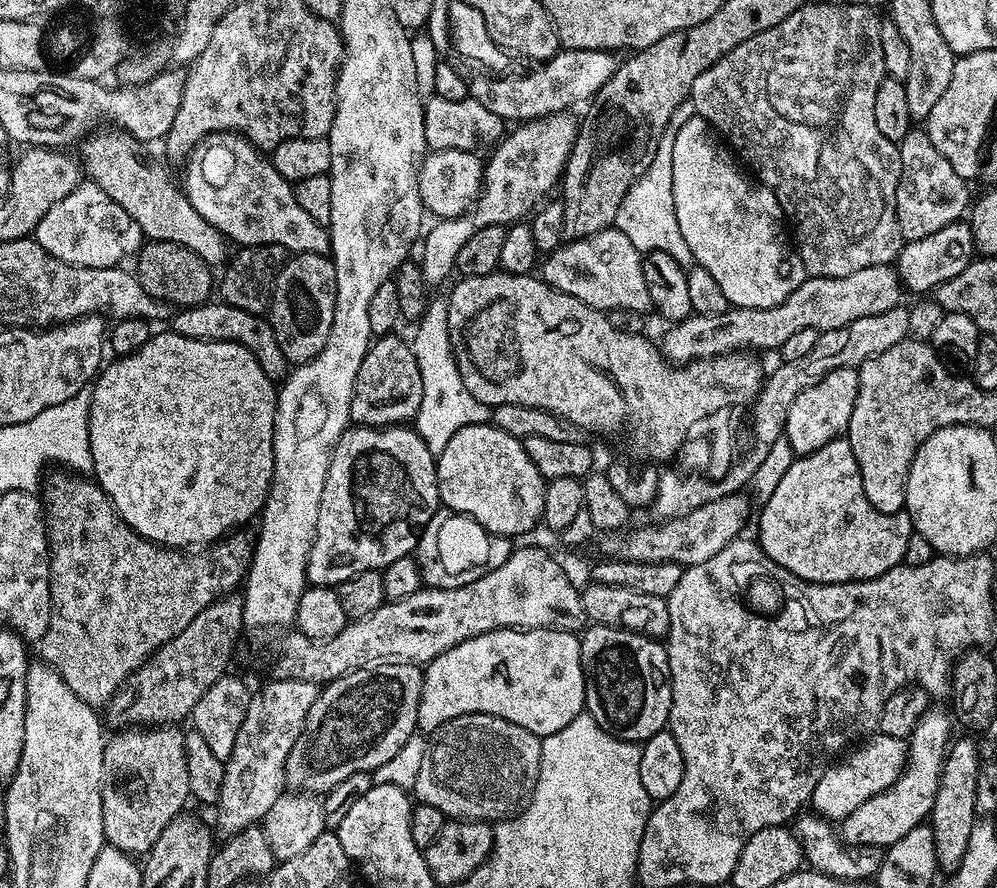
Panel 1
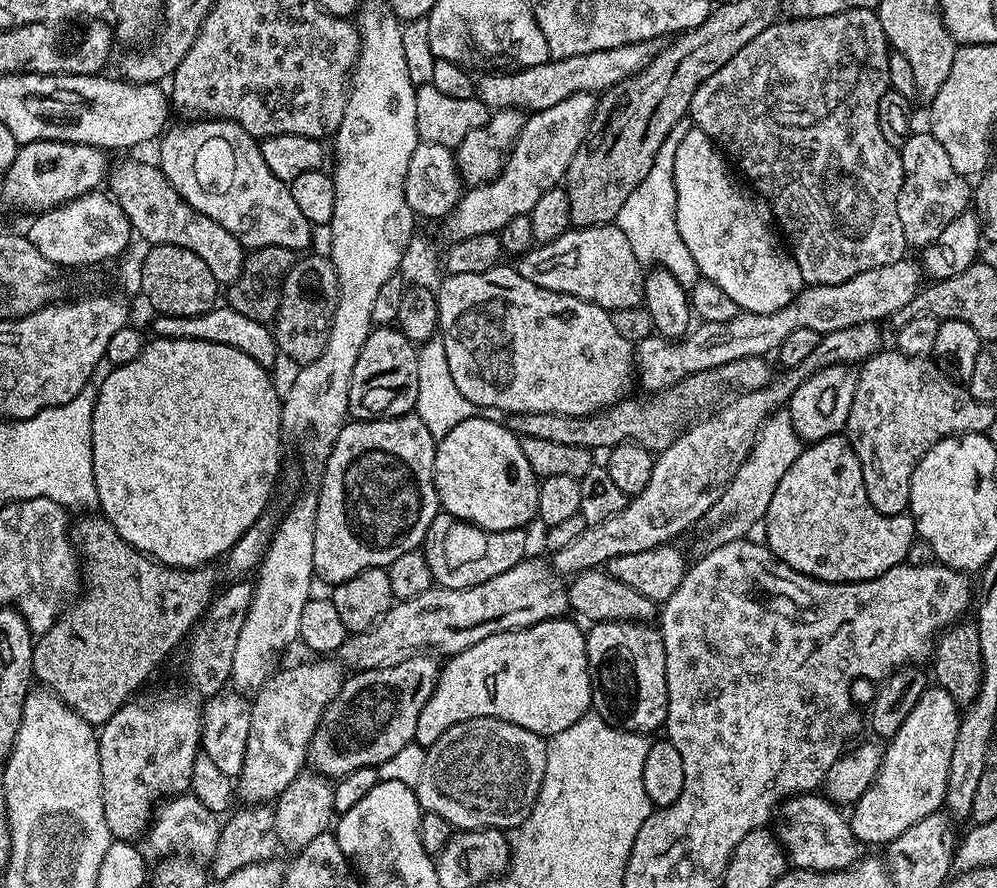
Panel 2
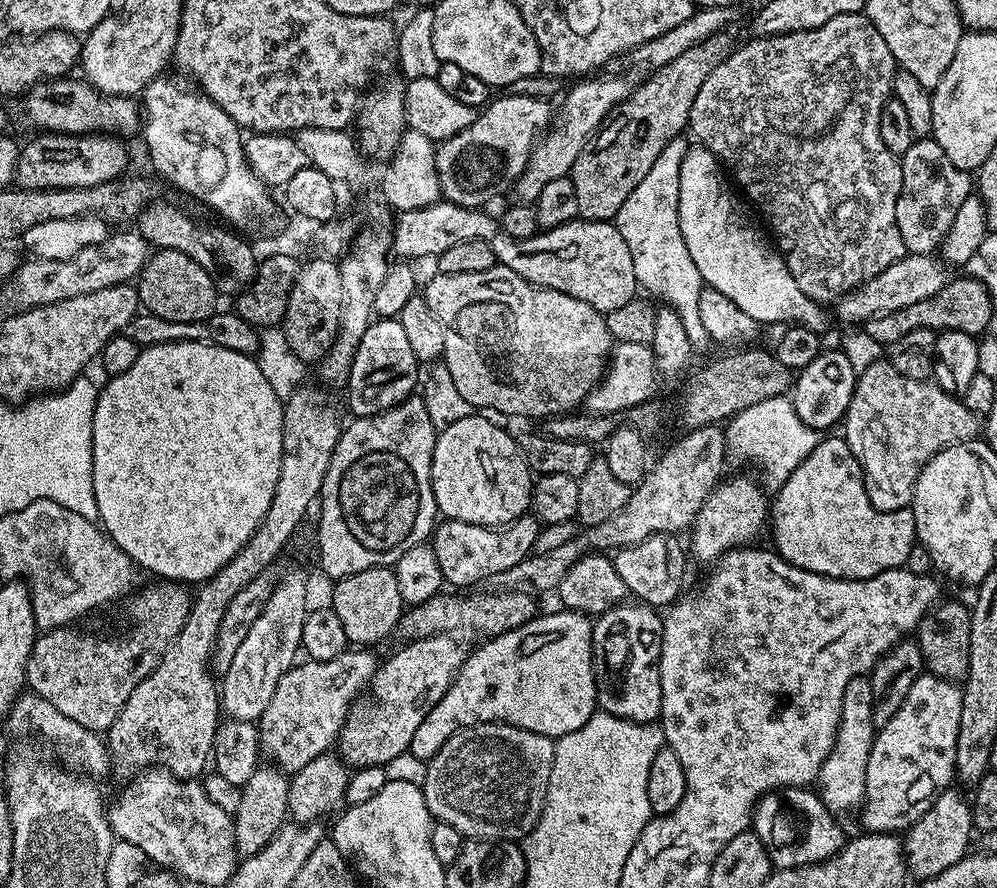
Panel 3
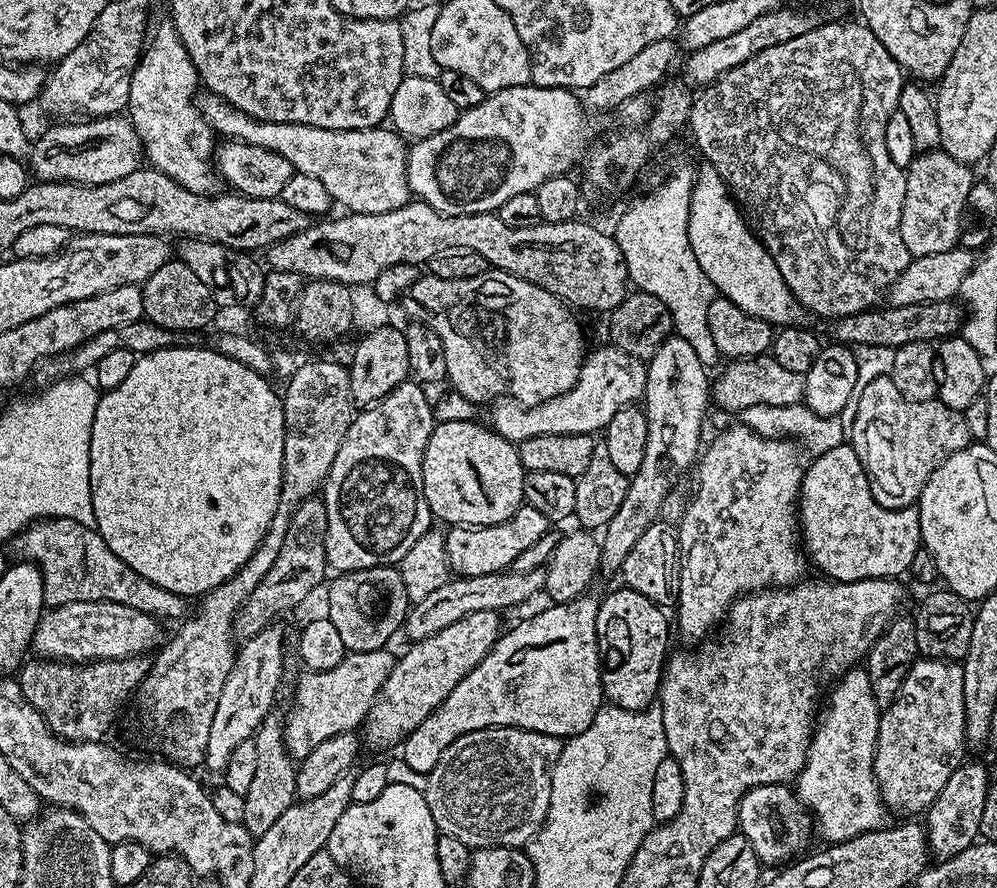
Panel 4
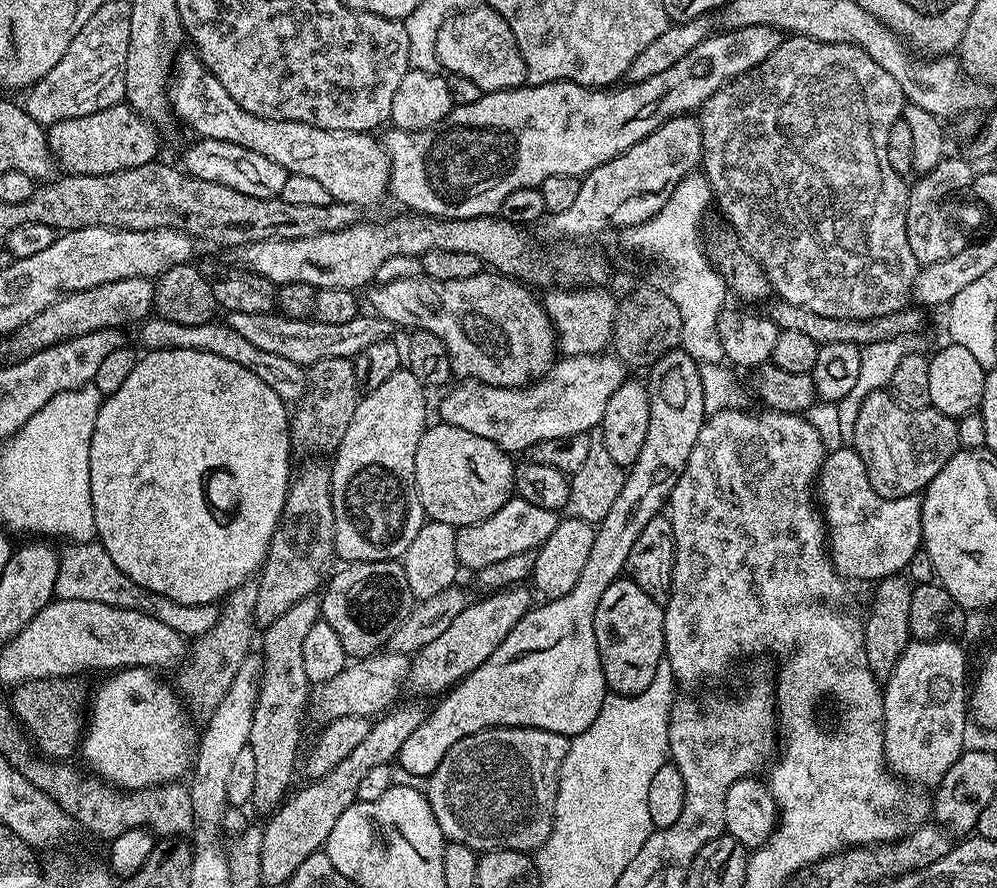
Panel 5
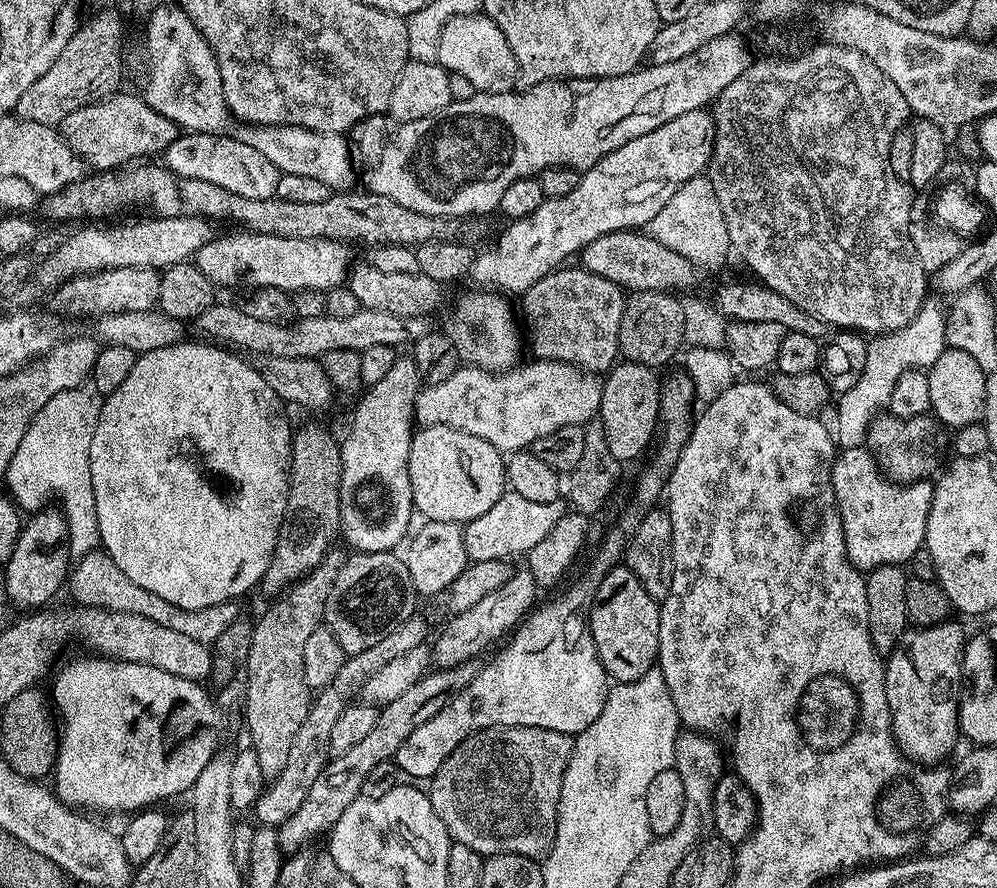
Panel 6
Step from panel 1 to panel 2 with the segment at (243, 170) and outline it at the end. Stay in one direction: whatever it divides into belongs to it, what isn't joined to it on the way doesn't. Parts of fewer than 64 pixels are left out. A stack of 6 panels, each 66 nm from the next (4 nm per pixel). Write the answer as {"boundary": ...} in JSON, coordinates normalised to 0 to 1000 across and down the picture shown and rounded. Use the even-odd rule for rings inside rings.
{"boundary":[[[201,133],[196,137],[181,139],[185,140],[179,141],[178,144],[170,143],[159,154],[158,186],[170,203],[171,209],[194,236],[214,247],[249,282],[267,277],[300,282],[312,273],[315,253],[303,242],[303,236],[299,236],[295,218],[291,218],[289,207],[279,202],[271,191],[271,187],[267,187],[267,178],[263,178],[258,154],[243,146],[243,142],[239,142],[234,135]]]}

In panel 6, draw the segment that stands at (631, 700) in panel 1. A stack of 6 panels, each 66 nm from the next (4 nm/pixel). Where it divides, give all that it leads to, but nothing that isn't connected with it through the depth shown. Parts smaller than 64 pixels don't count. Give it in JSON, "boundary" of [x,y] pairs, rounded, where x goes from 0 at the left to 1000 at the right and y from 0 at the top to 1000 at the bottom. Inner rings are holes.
{"boundary":[[[628,637],[615,640],[606,650],[596,668],[589,695],[600,741],[611,767],[632,770],[645,765],[653,752],[659,751],[662,738],[662,680],[652,673],[648,664],[644,664],[644,655],[640,655],[640,651],[636,651],[636,646]]]}

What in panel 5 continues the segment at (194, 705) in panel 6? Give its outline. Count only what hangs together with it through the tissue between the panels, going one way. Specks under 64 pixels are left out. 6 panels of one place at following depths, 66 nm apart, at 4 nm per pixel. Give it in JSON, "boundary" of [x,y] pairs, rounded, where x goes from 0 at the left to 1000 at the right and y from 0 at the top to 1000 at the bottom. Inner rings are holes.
{"boundary":[[[126,752],[117,756],[96,782],[96,794],[90,797],[90,810],[82,829],[82,847],[97,865],[99,873],[113,884],[126,890],[149,887],[176,880],[188,870],[195,851],[195,829],[189,825],[190,803],[183,794],[178,778],[163,770],[151,752]]]}

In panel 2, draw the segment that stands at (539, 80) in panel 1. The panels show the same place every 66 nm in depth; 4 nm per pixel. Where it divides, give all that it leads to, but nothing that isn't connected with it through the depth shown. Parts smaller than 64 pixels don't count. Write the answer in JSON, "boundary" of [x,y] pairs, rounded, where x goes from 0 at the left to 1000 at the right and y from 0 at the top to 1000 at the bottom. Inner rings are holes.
{"boundary":[[[645,45],[639,50],[613,53],[612,56],[527,73],[508,83],[487,83],[478,89],[477,108],[492,125],[516,123],[533,128],[552,122],[578,105],[605,105],[628,87],[644,80],[662,60],[663,53],[662,45]]]}

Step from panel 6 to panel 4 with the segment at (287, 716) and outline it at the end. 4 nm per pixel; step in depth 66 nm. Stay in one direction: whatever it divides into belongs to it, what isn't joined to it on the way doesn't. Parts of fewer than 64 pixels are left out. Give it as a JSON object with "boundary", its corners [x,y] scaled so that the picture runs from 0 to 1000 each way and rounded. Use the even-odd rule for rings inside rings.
{"boundary":[[[270,804],[261,814],[261,821],[257,823],[255,837],[259,845],[259,858],[255,870],[255,876],[251,884],[251,890],[247,890],[246,921],[244,928],[254,944],[267,939],[283,917],[293,905],[298,904],[297,895],[297,867],[298,861],[289,848],[289,842],[285,838],[285,822],[283,811],[280,805]]]}

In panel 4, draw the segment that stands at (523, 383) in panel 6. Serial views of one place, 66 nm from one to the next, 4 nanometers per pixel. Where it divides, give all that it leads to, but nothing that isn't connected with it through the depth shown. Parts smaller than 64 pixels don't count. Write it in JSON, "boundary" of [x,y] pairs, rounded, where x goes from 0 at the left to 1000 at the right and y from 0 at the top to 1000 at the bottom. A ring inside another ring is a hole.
{"boundary":[[[617,390],[598,392],[589,398],[578,434],[568,444],[552,448],[535,459],[518,455],[514,450],[492,452],[491,481],[504,493],[521,498],[528,493],[540,493],[540,489],[591,489],[601,488],[610,481],[612,471],[620,462],[637,456],[648,439],[650,412],[639,401],[633,401]]]}

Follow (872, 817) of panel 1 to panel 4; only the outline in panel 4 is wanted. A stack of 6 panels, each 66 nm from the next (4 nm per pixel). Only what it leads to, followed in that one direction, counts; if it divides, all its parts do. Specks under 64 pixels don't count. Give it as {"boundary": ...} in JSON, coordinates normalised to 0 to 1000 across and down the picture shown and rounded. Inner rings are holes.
{"boundary":[[[920,742],[904,770],[903,780],[891,797],[883,804],[883,825],[879,832],[877,872],[883,886],[883,898],[892,911],[900,910],[915,921],[918,914],[926,916],[945,894],[945,885],[957,872],[962,860],[968,859],[967,819],[969,795],[965,791],[966,751],[950,743]]]}

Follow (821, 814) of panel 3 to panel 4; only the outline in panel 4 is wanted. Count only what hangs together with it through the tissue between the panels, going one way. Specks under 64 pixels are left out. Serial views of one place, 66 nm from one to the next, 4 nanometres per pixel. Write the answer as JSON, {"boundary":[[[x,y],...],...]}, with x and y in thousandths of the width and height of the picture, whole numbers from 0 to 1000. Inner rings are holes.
{"boundary":[[[765,883],[753,887],[742,900],[740,937],[750,945],[752,953],[756,953],[756,962],[760,962],[763,974],[785,974],[791,967],[789,964],[809,944],[810,936],[813,938],[815,932],[813,914],[790,883]]]}

